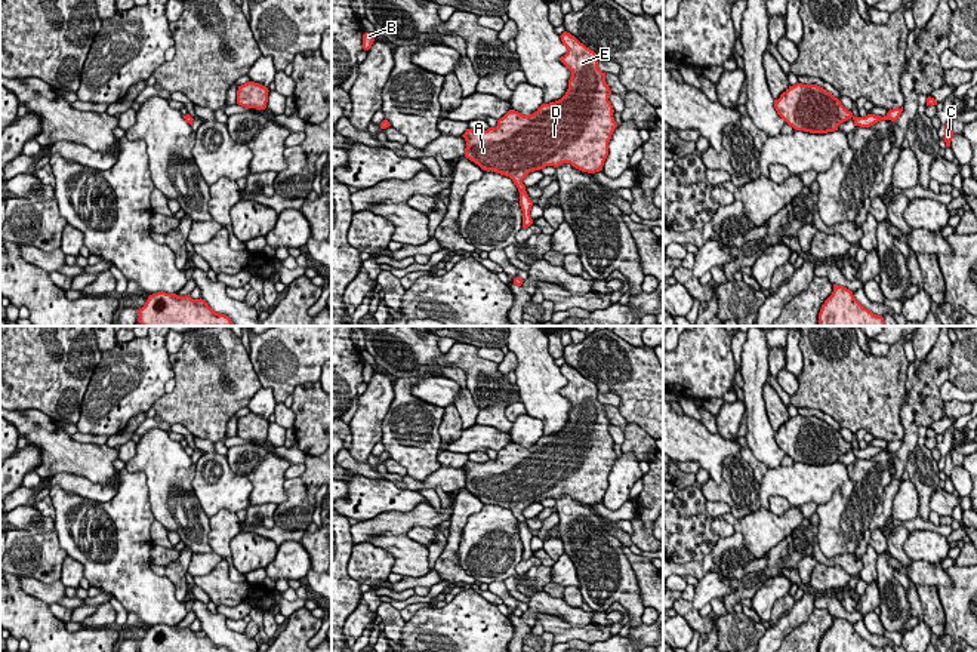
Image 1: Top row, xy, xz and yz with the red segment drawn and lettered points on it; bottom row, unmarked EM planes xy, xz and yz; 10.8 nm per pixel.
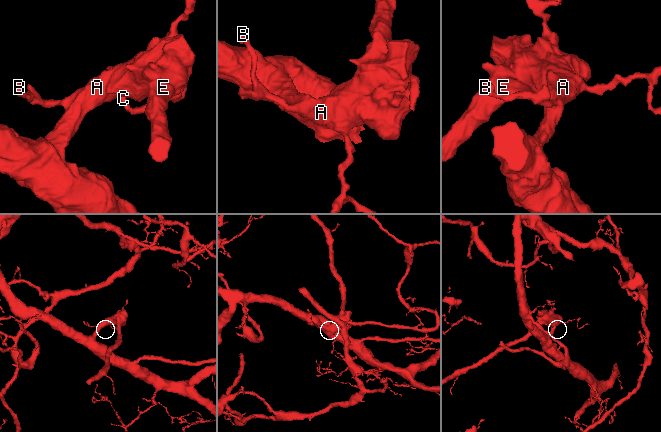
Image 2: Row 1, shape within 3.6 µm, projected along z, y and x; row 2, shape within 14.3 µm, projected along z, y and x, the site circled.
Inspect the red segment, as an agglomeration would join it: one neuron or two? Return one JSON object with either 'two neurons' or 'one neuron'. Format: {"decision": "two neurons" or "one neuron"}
{"decision": "one neuron"}

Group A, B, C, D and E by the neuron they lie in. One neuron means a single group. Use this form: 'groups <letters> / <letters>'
groups A B C D E

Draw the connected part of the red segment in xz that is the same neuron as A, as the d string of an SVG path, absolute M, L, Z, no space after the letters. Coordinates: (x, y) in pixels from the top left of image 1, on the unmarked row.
M564 363L561 367L567 385L561 394L571 403L565 427L549 436L542 436L533 446L524 448L509 442L497 452L496 459L477 464L466 461L462 467L466 473L465 489L478 496L483 502L509 508L520 523L520 538L523 542L523 560L533 556L530 532L523 511L534 502L546 498L558 499L570 495L573 499L595 505L602 502L608 488L608 474L617 455L613 449L613 437L608 433L611 422L605 415L605 405L598 400L598 388L594 382L580 375L574 367Z

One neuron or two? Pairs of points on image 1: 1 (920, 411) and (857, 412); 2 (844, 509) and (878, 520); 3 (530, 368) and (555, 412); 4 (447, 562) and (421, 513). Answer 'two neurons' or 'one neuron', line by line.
1: two neurons
2: two neurons
3: one neuron
4: two neurons

